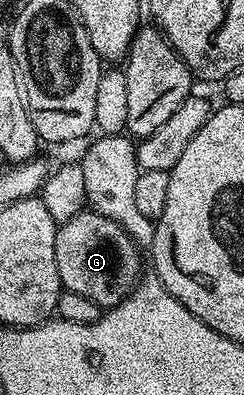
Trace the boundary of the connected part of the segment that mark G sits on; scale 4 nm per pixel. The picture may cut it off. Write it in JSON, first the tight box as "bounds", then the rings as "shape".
{"bounds":[55,210,143,310],"shape":[[[83,210],[75,218],[60,225],[55,238],[55,262],[59,270],[61,287],[64,291],[83,294],[83,298],[91,298],[102,310],[108,310],[119,302],[126,300],[137,287],[137,281],[143,275],[141,269],[141,252],[138,241],[132,240],[111,218],[107,218],[96,210]]]}

